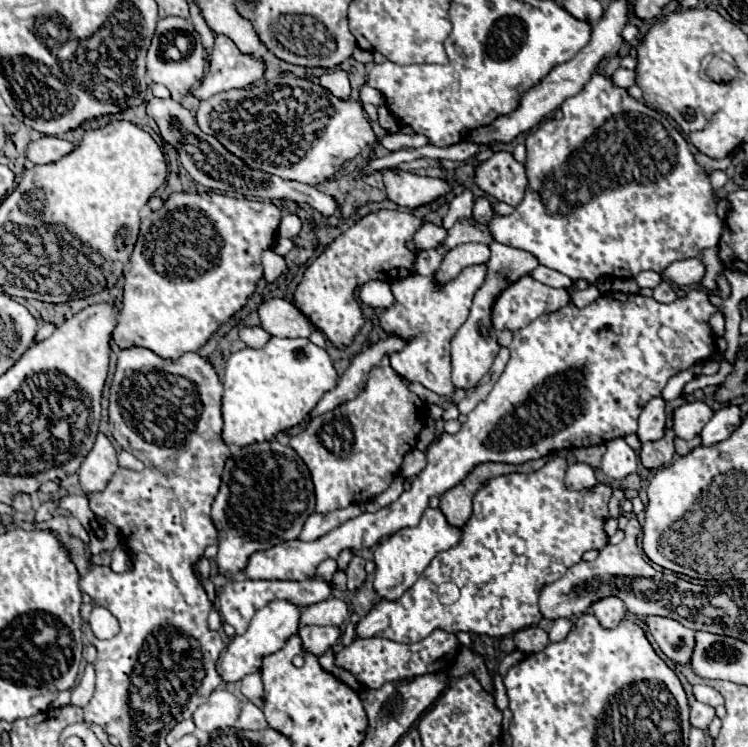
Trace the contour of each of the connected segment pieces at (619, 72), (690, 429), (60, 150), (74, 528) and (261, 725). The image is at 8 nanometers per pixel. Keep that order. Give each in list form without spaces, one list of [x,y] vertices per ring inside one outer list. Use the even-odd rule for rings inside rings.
[[[616,69],[614,71],[614,75],[612,75],[612,81],[614,81],[614,85],[618,85],[618,87],[632,87],[634,83],[636,83],[636,73],[634,71],[628,71],[628,69]]]
[[[686,401],[674,413],[674,431],[680,439],[694,439],[710,421],[714,411],[702,401]]]
[[[42,137],[40,141],[28,145],[26,155],[32,163],[46,165],[46,163],[56,163],[58,159],[66,157],[70,151],[74,151],[74,145],[70,141],[60,137]]]
[[[68,515],[68,518],[69,518],[69,522],[68,522],[69,527],[71,531],[74,533],[74,535],[82,539],[82,541],[85,544],[88,544],[90,541],[88,532],[83,528],[81,523],[76,518],[74,518],[72,515]]]
[[[246,703],[240,711],[240,717],[236,721],[236,729],[248,729],[248,731],[262,731],[266,729],[266,717],[264,713],[254,705],[254,703]]]

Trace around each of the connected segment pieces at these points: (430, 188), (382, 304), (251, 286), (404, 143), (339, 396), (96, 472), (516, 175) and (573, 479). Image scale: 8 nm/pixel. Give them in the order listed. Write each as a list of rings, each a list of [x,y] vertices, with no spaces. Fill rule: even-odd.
[[[386,169],[382,173],[382,181],[384,181],[386,197],[396,205],[408,209],[430,203],[432,199],[444,195],[450,189],[450,185],[442,179],[420,177],[400,169]]]
[[[368,281],[366,285],[360,287],[360,301],[364,305],[376,307],[376,309],[386,309],[394,303],[394,295],[390,291],[390,285],[384,281]]]
[[[172,193],[164,207],[160,211],[150,213],[144,221],[142,221],[142,229],[134,247],[134,253],[130,257],[130,271],[126,273],[126,283],[124,283],[124,303],[122,303],[122,311],[118,315],[118,325],[114,327],[112,333],[112,341],[114,345],[118,345],[118,349],[130,349],[130,347],[146,347],[150,351],[154,351],[156,355],[164,357],[164,359],[178,359],[188,351],[198,351],[200,347],[206,345],[206,341],[212,337],[212,333],[218,331],[218,327],[222,323],[226,323],[244,303],[246,299],[254,293],[258,279],[262,277],[262,263],[260,263],[260,255],[264,249],[270,249],[276,237],[276,229],[280,223],[280,209],[272,203],[262,203],[262,201],[248,201],[248,199],[238,199],[238,197],[228,197],[228,195],[218,195],[218,193]]]
[[[387,134],[381,138],[379,142],[390,152],[398,151],[403,148],[418,148],[424,145],[430,145],[429,139],[420,134]]]
[[[388,335],[386,339],[380,339],[378,343],[366,347],[364,351],[360,351],[352,359],[352,363],[344,371],[344,375],[340,377],[338,385],[320,399],[320,403],[312,411],[312,417],[334,409],[336,405],[340,405],[340,403],[344,403],[348,399],[354,399],[362,391],[362,387],[366,385],[370,369],[380,365],[384,355],[390,355],[390,353],[396,353],[396,351],[404,349],[404,345],[406,345],[406,339],[402,339],[400,335]]]
[[[98,433],[94,449],[88,453],[82,467],[78,469],[82,491],[86,495],[104,491],[106,483],[112,479],[116,469],[118,469],[116,451],[114,451],[112,443],[106,439],[106,435]]]
[[[494,153],[486,163],[474,171],[474,181],[494,199],[516,207],[526,191],[528,179],[524,165],[518,163],[510,153]]]
[[[572,463],[566,471],[566,485],[570,489],[586,489],[596,485],[594,469],[586,463]]]

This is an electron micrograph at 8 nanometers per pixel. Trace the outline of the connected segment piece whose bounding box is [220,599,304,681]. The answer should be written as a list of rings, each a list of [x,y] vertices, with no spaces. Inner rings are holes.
[[[272,601],[266,607],[258,609],[256,615],[250,621],[250,627],[244,635],[236,635],[232,637],[230,645],[226,647],[226,653],[222,657],[220,669],[222,669],[222,679],[224,681],[240,681],[242,677],[260,671],[262,667],[262,659],[266,655],[272,655],[276,651],[280,651],[286,643],[286,639],[290,639],[290,635],[298,633],[298,623],[300,623],[300,615],[302,615],[304,607],[298,607],[296,603],[290,601]]]

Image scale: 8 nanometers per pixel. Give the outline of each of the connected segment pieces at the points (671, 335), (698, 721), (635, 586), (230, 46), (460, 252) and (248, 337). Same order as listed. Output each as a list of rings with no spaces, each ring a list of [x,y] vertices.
[[[690,289],[686,297],[678,297],[676,301],[664,305],[654,297],[644,295],[628,295],[628,293],[606,293],[588,307],[576,307],[572,301],[554,311],[540,315],[530,325],[518,329],[514,333],[514,341],[510,343],[510,361],[492,387],[490,395],[476,405],[472,413],[468,413],[466,423],[462,423],[456,435],[444,433],[438,443],[432,443],[426,451],[428,465],[414,477],[408,491],[404,491],[398,501],[388,507],[382,507],[376,513],[362,513],[328,535],[316,541],[284,541],[274,545],[268,551],[258,551],[250,557],[244,573],[250,579],[292,579],[304,581],[308,579],[320,561],[338,559],[338,555],[346,549],[370,549],[380,539],[404,529],[416,527],[424,509],[428,507],[428,499],[434,495],[442,495],[444,491],[458,485],[478,463],[500,461],[500,463],[526,463],[532,459],[546,457],[554,451],[574,449],[574,447],[590,447],[602,445],[616,437],[626,437],[638,431],[638,415],[644,405],[660,397],[668,379],[678,375],[684,369],[700,361],[710,361],[716,355],[716,341],[710,329],[708,319],[716,313],[716,305],[710,303],[710,291]]]
[[[694,701],[690,705],[690,723],[694,727],[700,727],[700,729],[708,729],[710,721],[716,717],[716,711],[714,707],[706,705],[706,703],[700,703],[700,701]]]
[[[636,517],[628,519],[628,525],[624,529],[624,539],[618,545],[606,545],[602,547],[600,555],[586,563],[580,561],[574,567],[570,567],[564,577],[560,577],[558,581],[546,585],[540,591],[540,611],[546,619],[560,619],[560,617],[574,617],[574,615],[582,615],[590,609],[590,605],[602,597],[608,595],[618,595],[626,609],[630,613],[634,613],[636,617],[648,617],[648,615],[662,615],[662,617],[670,617],[680,621],[684,627],[694,629],[694,631],[706,631],[716,635],[724,635],[728,630],[726,625],[722,623],[694,623],[692,619],[684,619],[680,617],[674,607],[672,607],[672,599],[670,599],[670,591],[692,591],[692,593],[700,593],[704,591],[704,587],[694,587],[694,583],[684,581],[682,577],[674,575],[674,573],[662,573],[656,571],[652,565],[646,563],[642,549],[636,545],[638,535],[642,533],[642,527],[638,523]]]
[[[216,35],[212,49],[212,65],[208,65],[206,77],[198,87],[192,87],[188,93],[196,99],[210,99],[210,95],[242,89],[260,79],[264,73],[264,63],[254,55],[242,55],[238,47],[226,37]]]
[[[484,243],[458,245],[458,247],[446,251],[434,277],[440,285],[446,285],[446,283],[450,283],[450,279],[456,279],[464,267],[476,265],[476,263],[486,263],[488,257],[490,257],[490,247]]]
[[[240,327],[240,337],[252,349],[262,349],[270,341],[270,335],[262,327]]]

